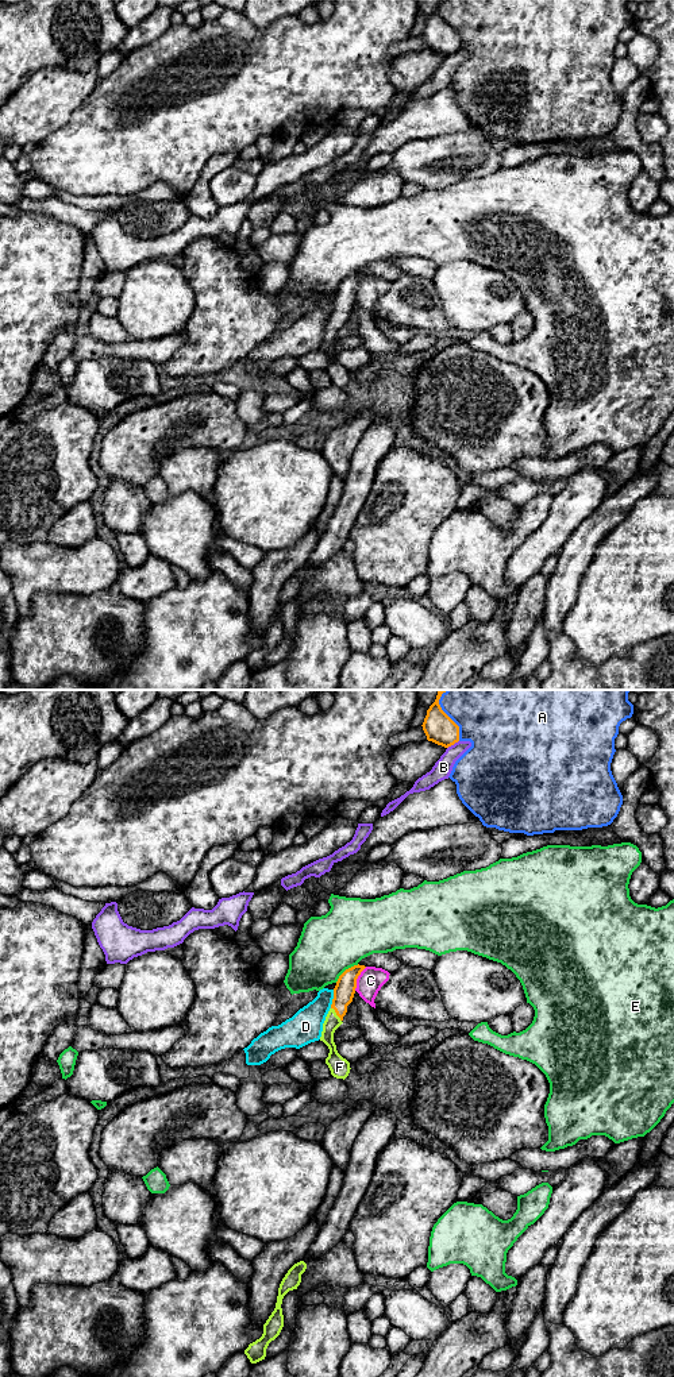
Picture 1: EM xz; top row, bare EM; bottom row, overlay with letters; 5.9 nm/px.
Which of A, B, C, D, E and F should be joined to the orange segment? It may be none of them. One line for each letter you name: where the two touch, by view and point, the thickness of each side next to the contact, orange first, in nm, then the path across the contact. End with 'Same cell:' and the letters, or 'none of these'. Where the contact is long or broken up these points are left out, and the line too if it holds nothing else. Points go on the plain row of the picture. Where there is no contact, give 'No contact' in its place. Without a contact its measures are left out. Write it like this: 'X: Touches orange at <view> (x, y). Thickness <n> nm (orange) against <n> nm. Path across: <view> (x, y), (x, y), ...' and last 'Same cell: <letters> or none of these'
Same cell: none of these

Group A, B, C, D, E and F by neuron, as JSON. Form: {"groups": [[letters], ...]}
{"groups": [["A"], ["B"], ["C"], ["D"], ["E"], ["F"]]}

